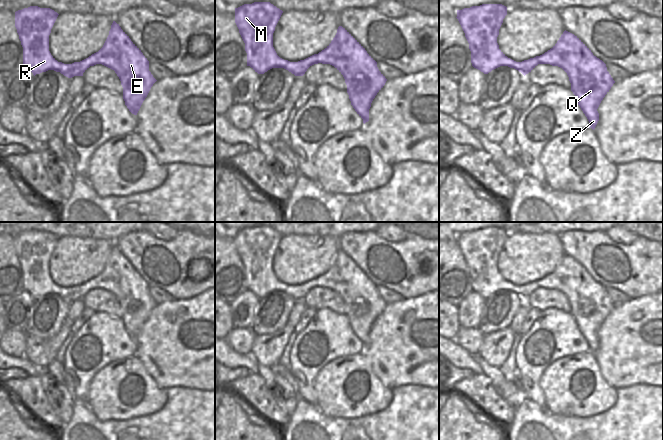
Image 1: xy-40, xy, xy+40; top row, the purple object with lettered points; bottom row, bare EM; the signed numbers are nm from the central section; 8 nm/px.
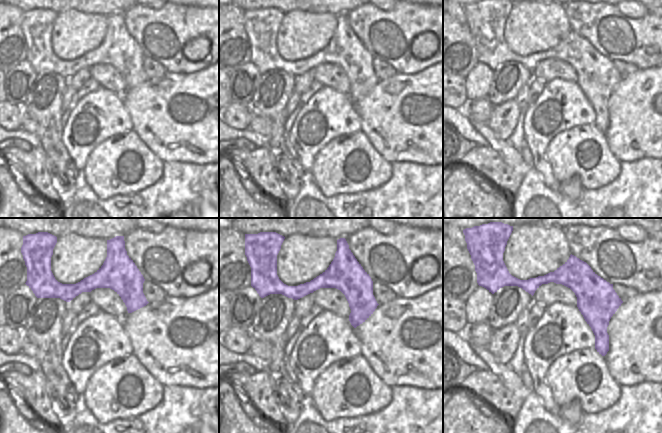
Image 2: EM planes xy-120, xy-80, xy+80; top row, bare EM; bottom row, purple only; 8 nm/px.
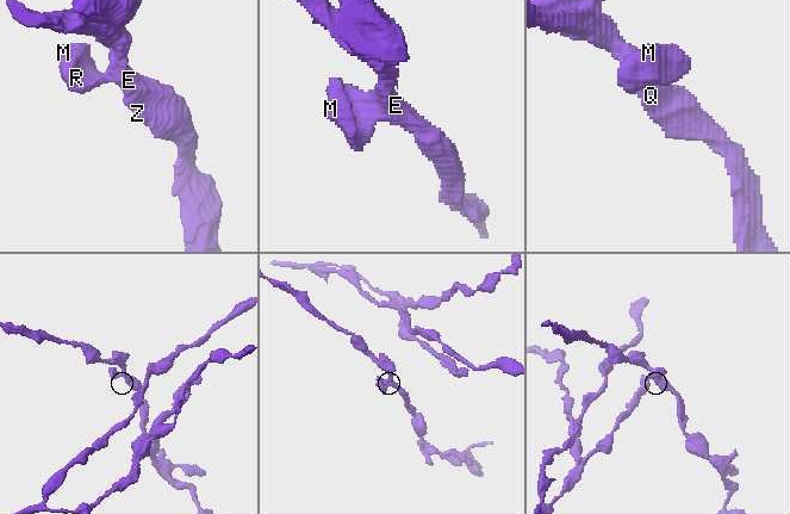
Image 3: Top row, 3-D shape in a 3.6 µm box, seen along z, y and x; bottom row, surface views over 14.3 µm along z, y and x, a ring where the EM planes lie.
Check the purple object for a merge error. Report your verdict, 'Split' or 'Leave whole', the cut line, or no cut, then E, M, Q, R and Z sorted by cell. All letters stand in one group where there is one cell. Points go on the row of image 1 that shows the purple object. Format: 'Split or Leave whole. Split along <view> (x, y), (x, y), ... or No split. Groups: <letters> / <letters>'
Leave whole. No split. Groups: E M Q R Z

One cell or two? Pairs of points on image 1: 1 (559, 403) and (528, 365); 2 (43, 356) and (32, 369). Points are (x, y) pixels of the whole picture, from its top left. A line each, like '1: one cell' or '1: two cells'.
1: two cells
2: two cells

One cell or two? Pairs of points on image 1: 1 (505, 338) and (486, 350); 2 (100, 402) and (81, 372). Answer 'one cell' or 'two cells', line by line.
1: one cell
2: two cells

